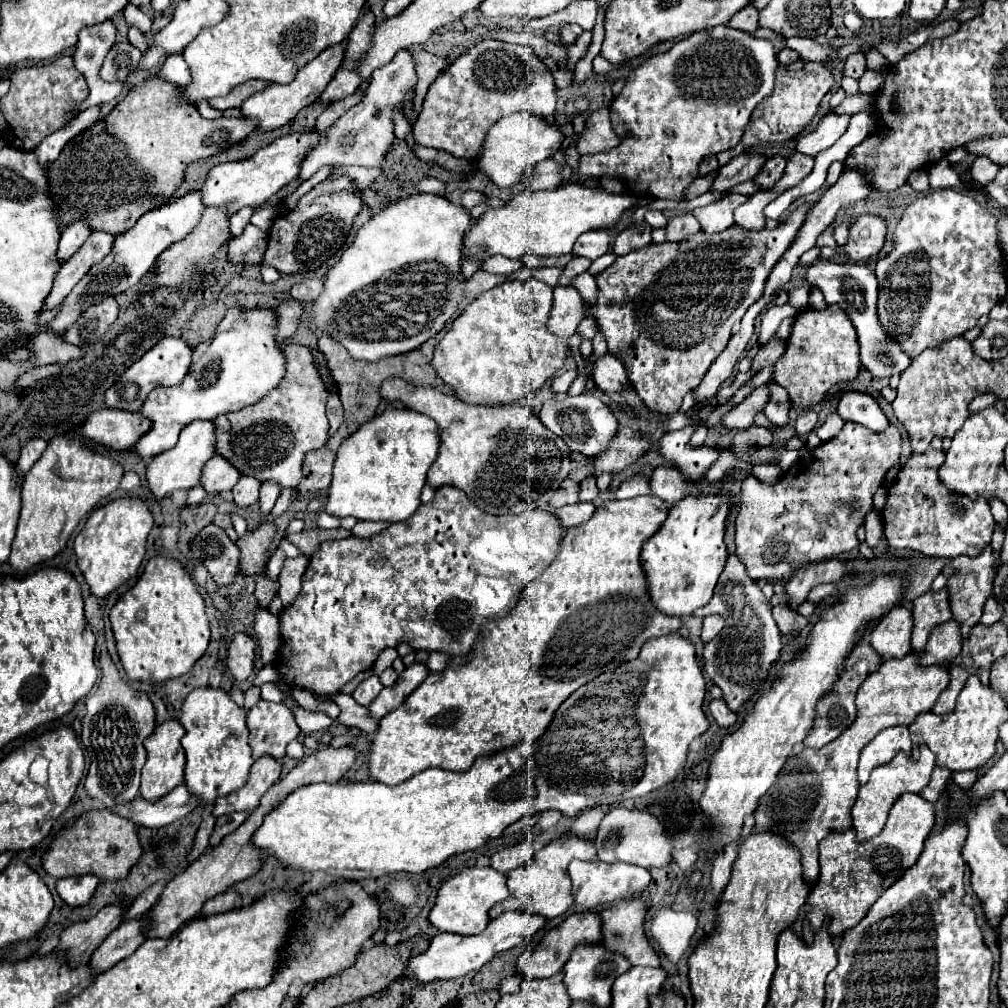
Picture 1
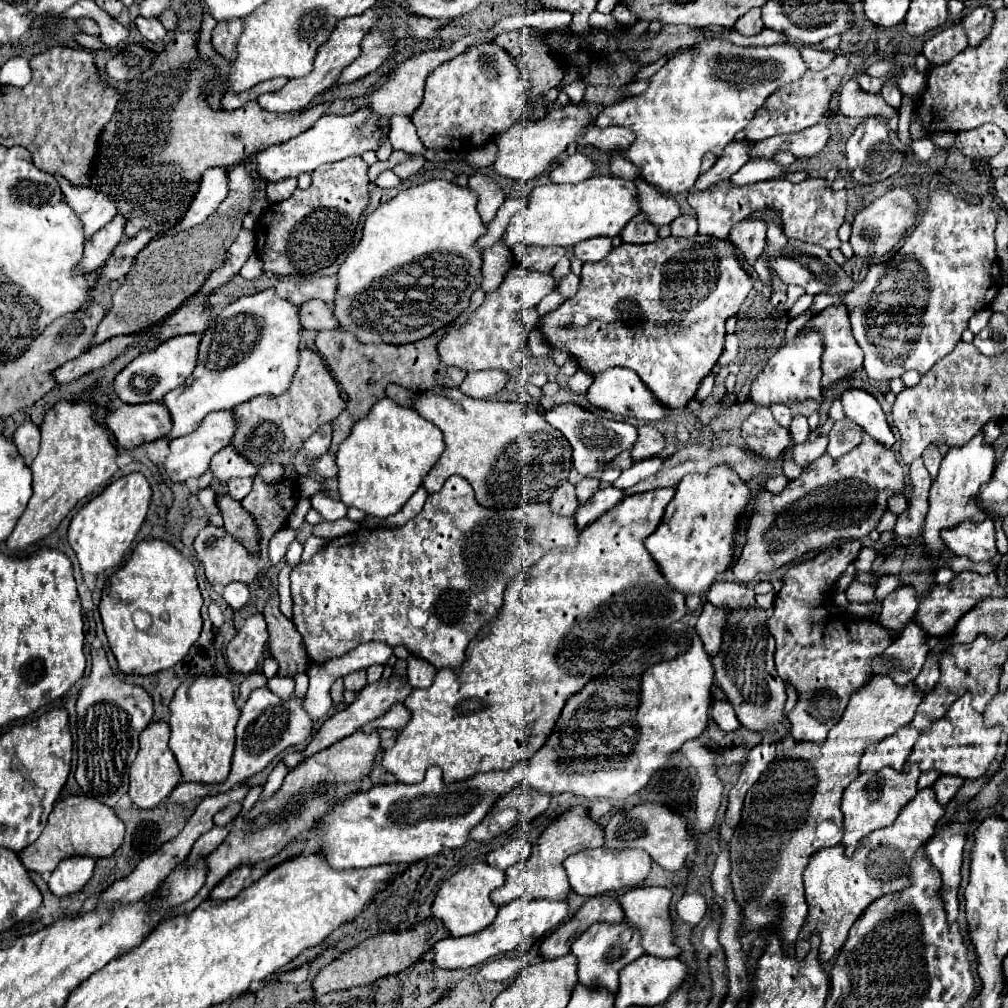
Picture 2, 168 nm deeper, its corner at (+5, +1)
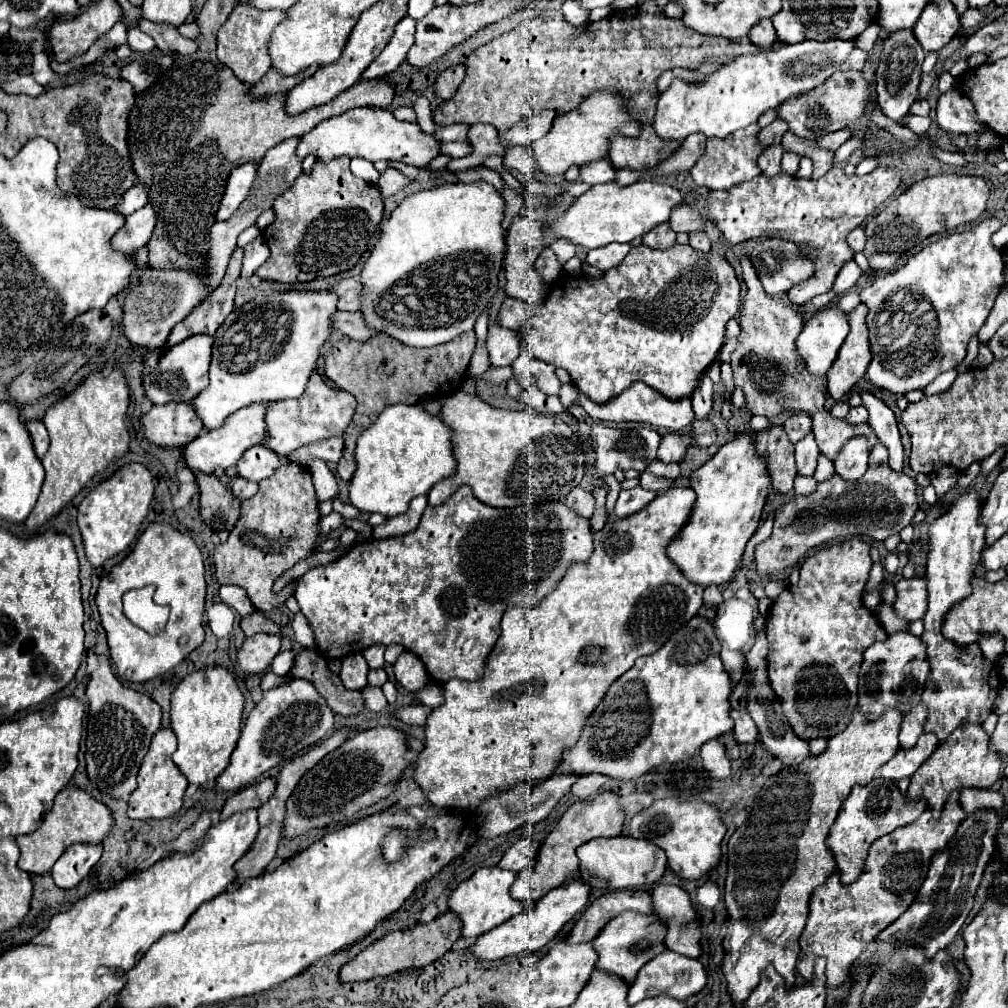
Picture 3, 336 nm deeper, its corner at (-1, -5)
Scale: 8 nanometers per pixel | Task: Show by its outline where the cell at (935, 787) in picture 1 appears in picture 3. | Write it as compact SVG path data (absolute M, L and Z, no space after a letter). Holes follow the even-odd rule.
M962 790L962 806L968 814L974 814L978 810L1002 812L1004 794L994 790Z

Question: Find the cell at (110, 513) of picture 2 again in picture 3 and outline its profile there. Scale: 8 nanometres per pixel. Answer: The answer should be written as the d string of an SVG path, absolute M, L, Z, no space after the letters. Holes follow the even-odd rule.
M130 462L118 468L110 478L96 484L78 506L78 526L84 538L86 556L92 566L102 566L110 556L126 550L130 542L138 536L140 524L148 514L148 506L154 498L152 474L146 466Z

